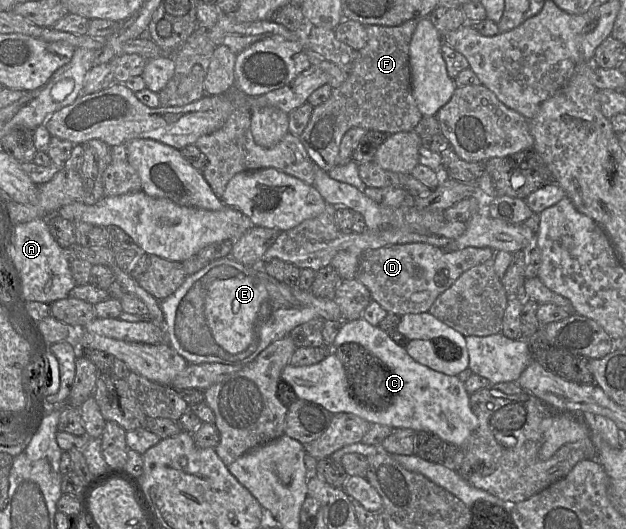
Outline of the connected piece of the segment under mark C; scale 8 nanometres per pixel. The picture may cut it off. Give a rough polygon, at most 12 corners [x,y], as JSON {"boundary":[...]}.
{"boundary":[[344,321],[332,353],[288,364],[299,399],[461,447],[478,427],[457,376],[413,360],[378,325]]}

